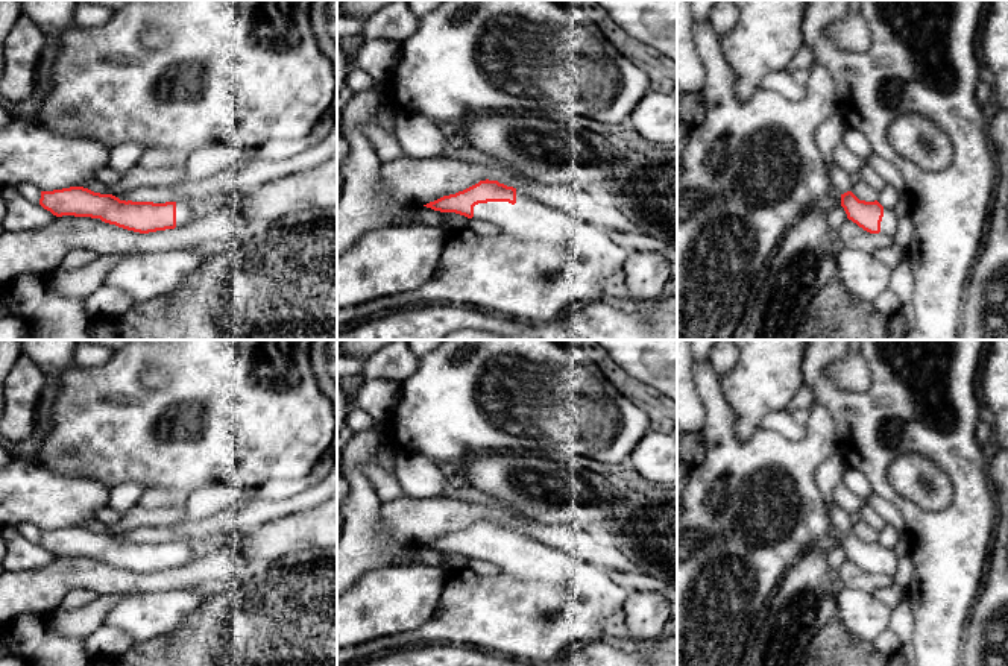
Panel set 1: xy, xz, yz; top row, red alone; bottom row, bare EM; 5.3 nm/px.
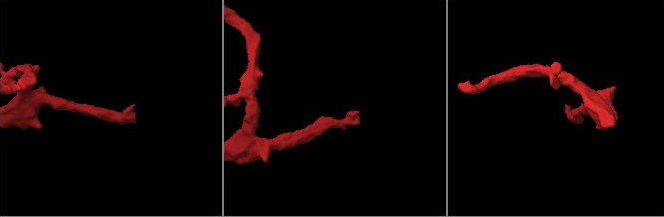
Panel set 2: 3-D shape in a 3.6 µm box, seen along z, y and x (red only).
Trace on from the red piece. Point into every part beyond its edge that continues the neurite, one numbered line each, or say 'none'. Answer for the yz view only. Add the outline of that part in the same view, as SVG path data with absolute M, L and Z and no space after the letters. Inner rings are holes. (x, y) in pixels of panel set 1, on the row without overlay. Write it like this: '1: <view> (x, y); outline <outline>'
1: yz (888, 566); outline M884 548L884 557L880 561L879 573L893 578L896 575L896 572L897 572L897 555L896 555L894 549Z

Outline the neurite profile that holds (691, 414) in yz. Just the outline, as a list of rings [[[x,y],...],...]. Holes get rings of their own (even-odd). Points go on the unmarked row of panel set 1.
[[[677,340],[677,429],[701,432],[706,411],[692,381],[694,357],[689,340]]]

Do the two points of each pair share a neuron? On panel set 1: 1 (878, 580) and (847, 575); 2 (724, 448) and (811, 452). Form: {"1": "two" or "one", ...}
{"1": "one", "2": "one"}

